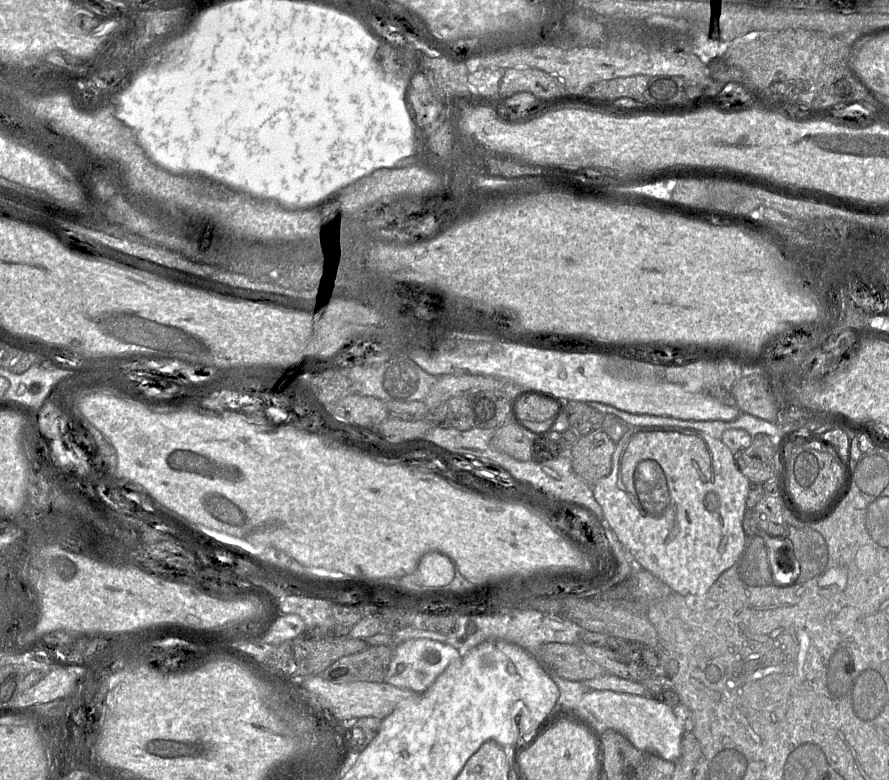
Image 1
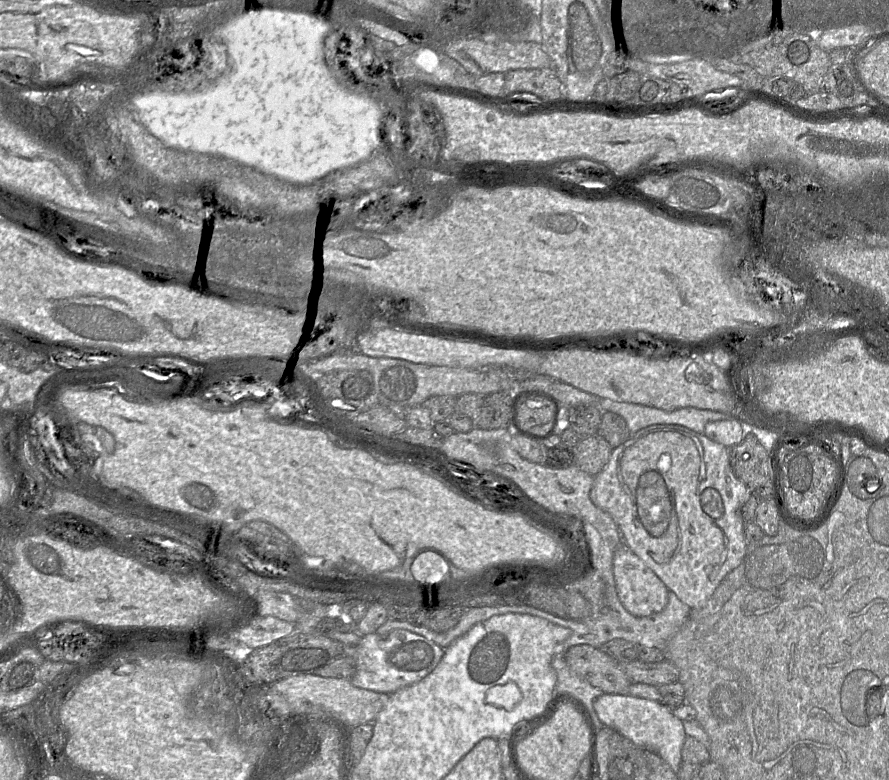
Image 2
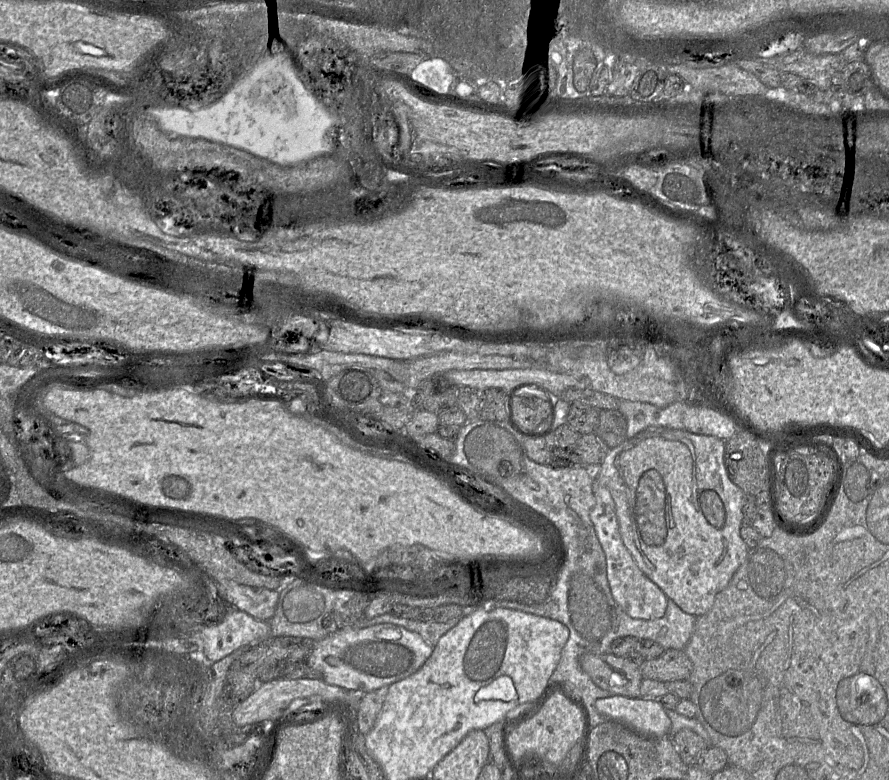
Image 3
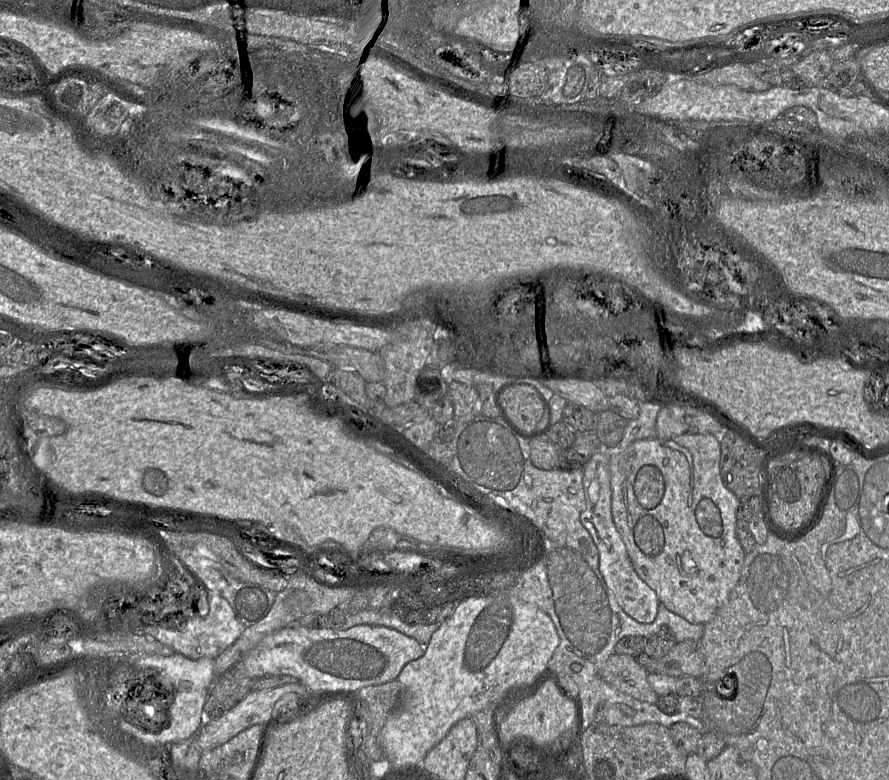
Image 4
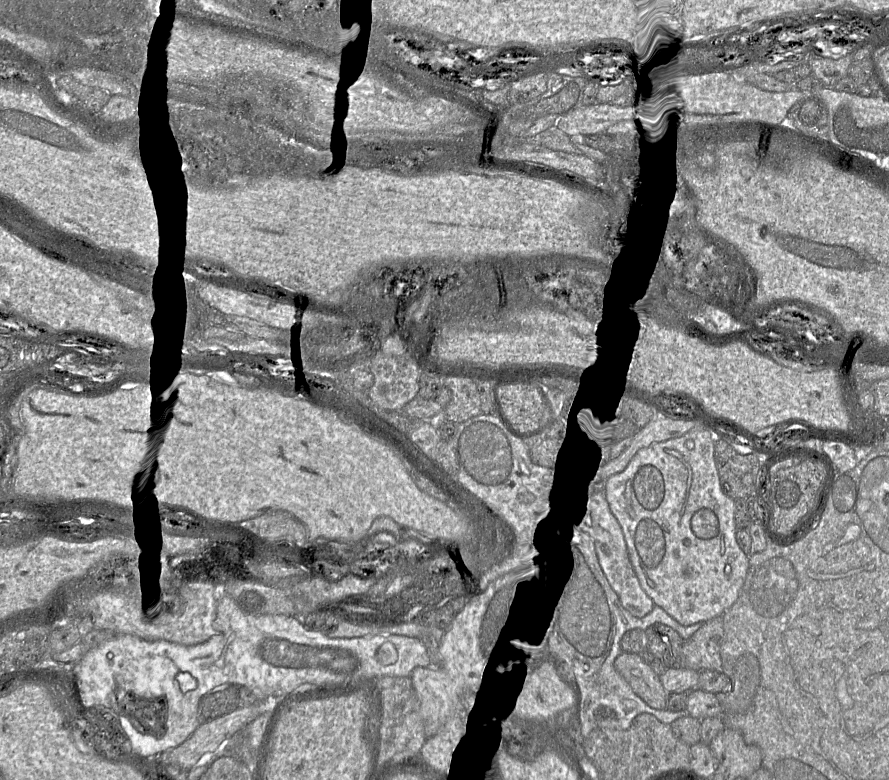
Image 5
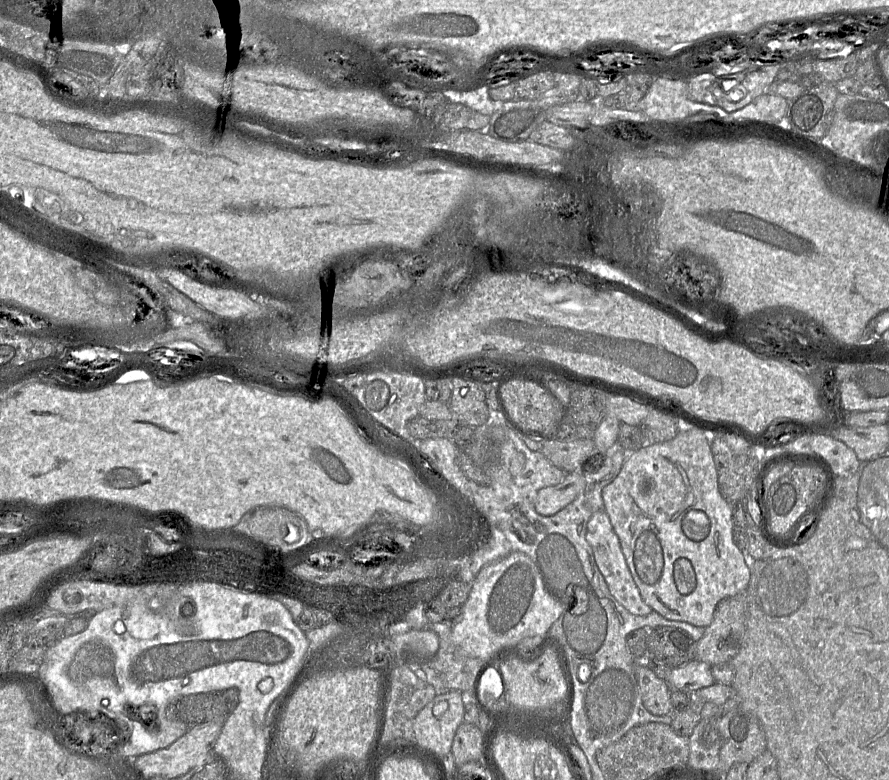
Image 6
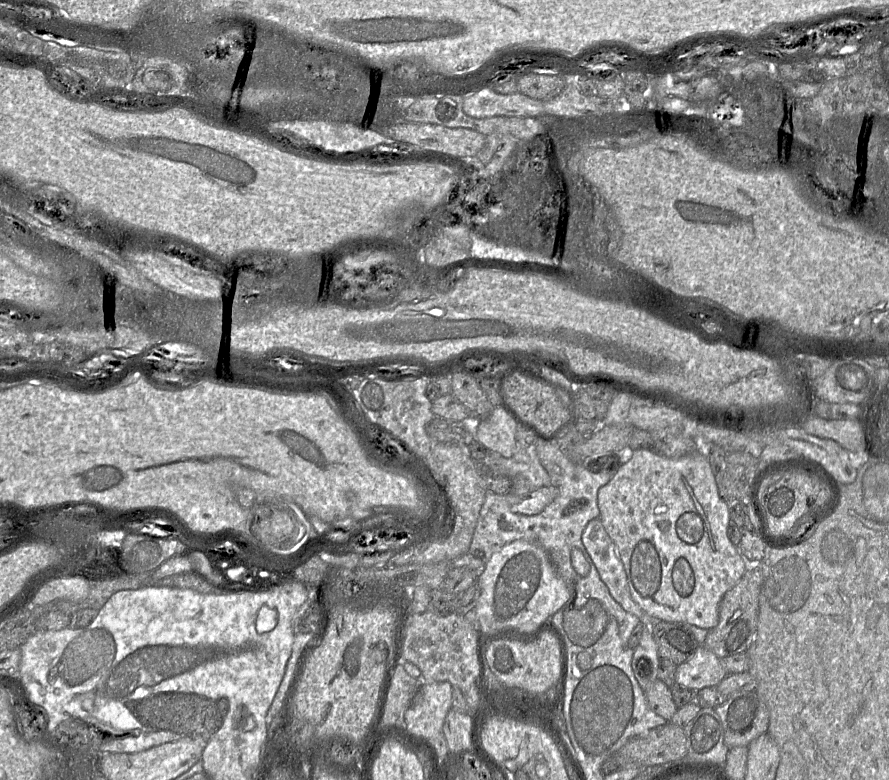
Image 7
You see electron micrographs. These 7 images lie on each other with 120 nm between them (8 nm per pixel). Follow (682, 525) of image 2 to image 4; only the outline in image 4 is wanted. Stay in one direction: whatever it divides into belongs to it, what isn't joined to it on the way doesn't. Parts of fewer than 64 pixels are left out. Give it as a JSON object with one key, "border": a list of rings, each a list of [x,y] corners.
{"border":[[[683,434],[670,438],[656,437],[634,441],[624,451],[611,451],[610,484],[612,517],[638,576],[655,591],[660,603],[671,612],[692,624],[710,622],[737,585],[746,555],[736,537],[740,499],[725,486],[720,472],[720,437],[712,434]]]}

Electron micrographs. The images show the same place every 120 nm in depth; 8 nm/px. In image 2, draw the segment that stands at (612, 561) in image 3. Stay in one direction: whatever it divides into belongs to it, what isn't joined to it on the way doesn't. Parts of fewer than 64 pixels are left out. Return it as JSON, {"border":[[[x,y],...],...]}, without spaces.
{"border":[[[622,537],[622,543],[616,548],[614,552],[613,574],[614,574],[616,591],[617,591],[619,601],[622,604],[622,606],[625,608],[625,610],[628,611],[630,614],[637,616],[637,617],[650,616],[656,612],[661,611],[668,603],[669,601],[668,594],[670,593],[670,590],[665,586],[665,584],[661,581],[661,579],[623,542],[623,537]]]}

